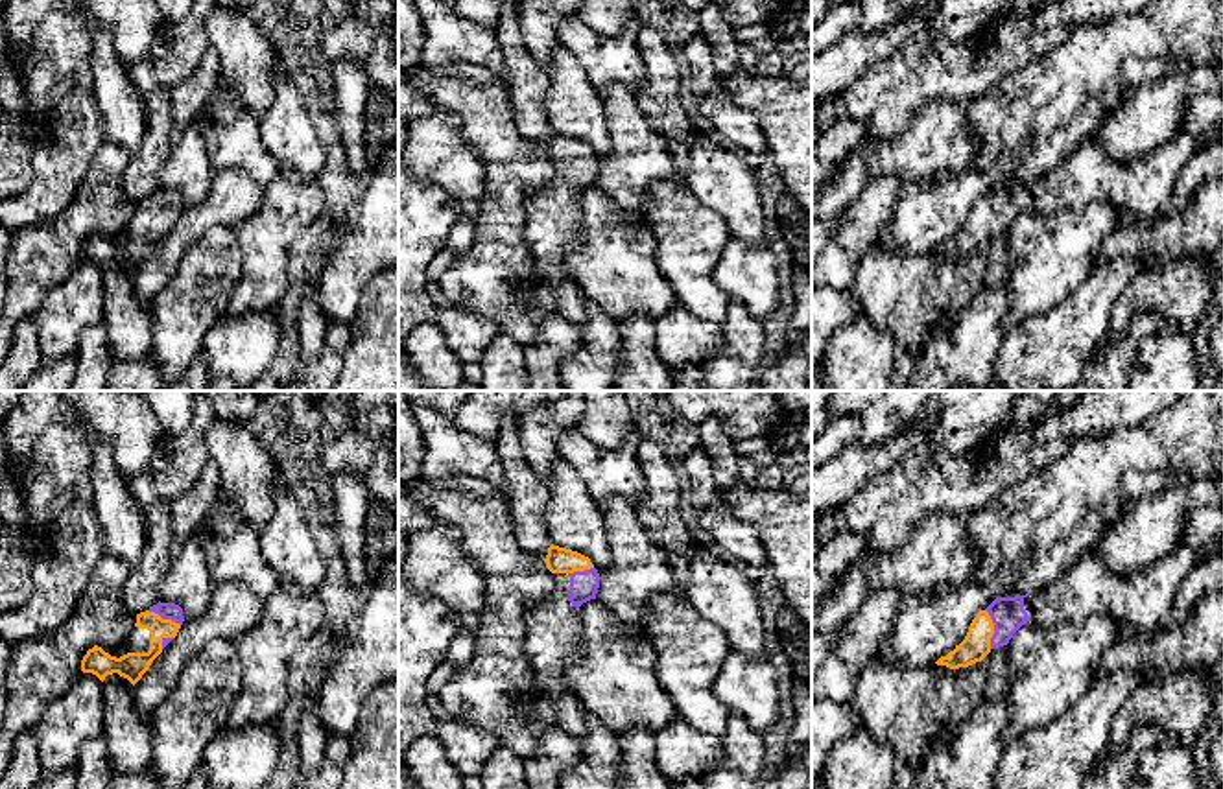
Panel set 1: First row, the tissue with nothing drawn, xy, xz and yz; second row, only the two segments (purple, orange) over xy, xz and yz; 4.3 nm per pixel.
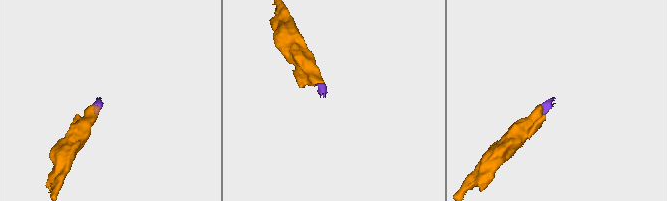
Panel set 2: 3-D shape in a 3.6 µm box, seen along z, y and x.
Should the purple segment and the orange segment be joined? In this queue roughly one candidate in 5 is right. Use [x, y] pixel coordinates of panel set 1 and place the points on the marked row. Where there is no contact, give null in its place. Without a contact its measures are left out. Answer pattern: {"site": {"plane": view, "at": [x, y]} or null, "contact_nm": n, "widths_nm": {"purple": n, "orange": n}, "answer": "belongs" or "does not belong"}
{"site": {"plane": "yz", "at": [995, 629]}, "contact_nm": 180, "widths_nm": {"purple": 150, "orange": 120}, "answer": "belongs"}

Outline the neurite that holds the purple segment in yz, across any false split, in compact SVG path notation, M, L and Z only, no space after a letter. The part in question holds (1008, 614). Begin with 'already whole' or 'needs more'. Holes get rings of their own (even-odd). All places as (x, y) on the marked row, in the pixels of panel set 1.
needs more; M1214 505L1193 509L1186 518L1179 544L1162 559L1127 575L1112 571L1105 559L1090 548L1040 590L994 599L972 619L965 640L935 664L959 669L981 662L992 649L1007 645L1013 634L1027 621L1055 625L1063 621L1079 623L1090 616L1112 616L1122 629L1151 632L1168 614L1186 575L1221 548L1223 509Z

